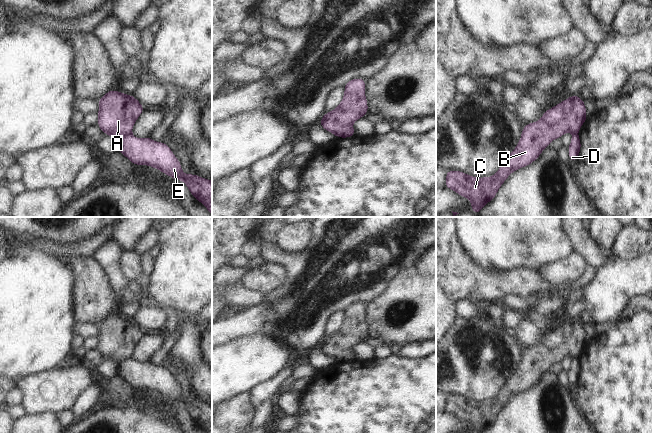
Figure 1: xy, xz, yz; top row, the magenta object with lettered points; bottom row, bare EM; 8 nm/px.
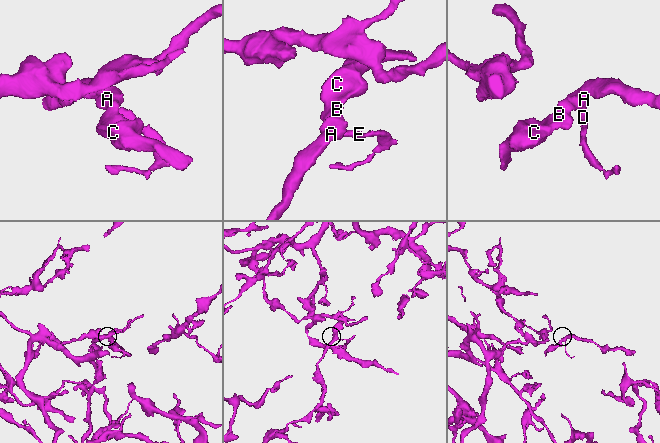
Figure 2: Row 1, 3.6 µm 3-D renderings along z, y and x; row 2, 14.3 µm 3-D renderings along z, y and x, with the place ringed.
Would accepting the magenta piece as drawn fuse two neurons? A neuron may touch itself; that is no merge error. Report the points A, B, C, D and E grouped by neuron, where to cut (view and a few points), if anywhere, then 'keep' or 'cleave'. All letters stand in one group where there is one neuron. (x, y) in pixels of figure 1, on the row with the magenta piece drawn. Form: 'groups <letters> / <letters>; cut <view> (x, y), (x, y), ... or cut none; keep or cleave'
groups A B C / D E; cut xy (130, 132), (117, 140); cleave

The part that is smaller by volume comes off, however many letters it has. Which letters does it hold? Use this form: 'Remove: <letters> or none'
Remove: D, E.

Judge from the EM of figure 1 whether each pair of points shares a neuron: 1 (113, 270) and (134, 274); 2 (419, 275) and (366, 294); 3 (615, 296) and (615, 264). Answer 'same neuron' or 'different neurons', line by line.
1: different neurons
2: different neurons
3: same neuron

